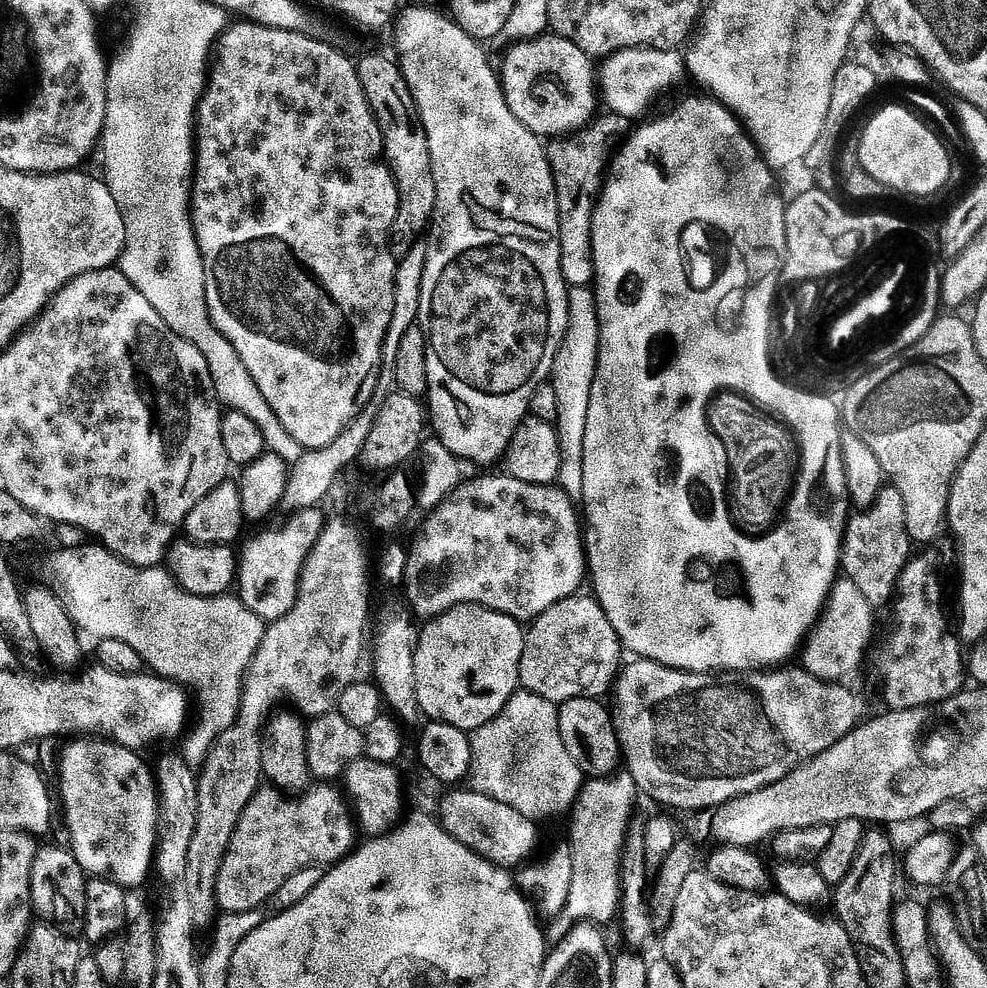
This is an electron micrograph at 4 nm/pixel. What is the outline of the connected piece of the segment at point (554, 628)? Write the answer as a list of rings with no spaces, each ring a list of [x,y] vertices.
[[[577,594],[558,602],[550,610],[542,613],[526,632],[524,653],[520,663],[522,688],[557,706],[563,706],[574,698],[599,701],[604,698],[600,696],[606,695],[607,692],[609,695],[622,671],[620,659],[626,656],[610,618],[606,618],[606,610],[602,610],[600,603],[591,595],[584,595]]]

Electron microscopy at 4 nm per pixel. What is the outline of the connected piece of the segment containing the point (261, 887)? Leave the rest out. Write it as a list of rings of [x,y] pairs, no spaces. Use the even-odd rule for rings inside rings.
[[[270,784],[256,792],[239,820],[216,883],[216,902],[225,909],[225,913],[241,916],[253,913],[283,889],[290,874],[310,865],[323,868],[333,865],[351,851],[350,832],[341,818],[344,800],[334,788],[330,784],[316,784],[303,791],[300,798],[286,798],[287,795],[281,789]]]

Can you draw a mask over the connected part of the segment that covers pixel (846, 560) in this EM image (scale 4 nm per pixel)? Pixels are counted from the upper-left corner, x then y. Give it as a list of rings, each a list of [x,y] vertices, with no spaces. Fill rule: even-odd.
[[[885,486],[876,499],[875,507],[853,515],[844,532],[842,572],[847,579],[862,590],[866,602],[880,610],[883,604],[891,605],[897,595],[897,584],[904,567],[913,555],[914,545],[906,530],[906,510],[902,494],[891,486]]]

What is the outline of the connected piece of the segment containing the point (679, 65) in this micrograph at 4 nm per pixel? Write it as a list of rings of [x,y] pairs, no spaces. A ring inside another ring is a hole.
[[[626,48],[621,49],[620,51],[616,52],[615,55],[612,57],[609,57],[608,59],[605,59],[603,61],[604,69],[601,67],[598,72],[598,84],[599,87],[602,89],[602,100],[604,103],[604,100],[606,103],[608,103],[608,108],[612,112],[617,112],[618,115],[621,116],[624,120],[636,120],[639,121],[641,118],[639,116],[644,116],[648,112],[648,107],[651,106],[652,103],[655,102],[656,99],[659,98],[660,95],[663,94],[663,92],[668,92],[671,90],[672,87],[675,86],[675,84],[680,84],[683,82],[683,80],[686,80],[686,60],[683,55],[679,51],[673,50],[670,52],[662,52],[660,50],[654,50],[653,48]]]

